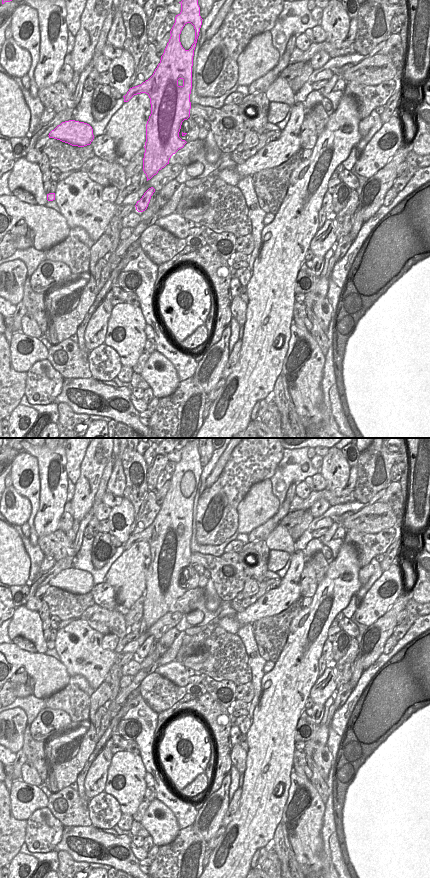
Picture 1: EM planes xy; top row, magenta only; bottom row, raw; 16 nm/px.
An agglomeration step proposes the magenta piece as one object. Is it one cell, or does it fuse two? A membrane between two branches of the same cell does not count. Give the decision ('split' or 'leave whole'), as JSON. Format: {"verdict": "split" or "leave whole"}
{"verdict": "leave whole"}

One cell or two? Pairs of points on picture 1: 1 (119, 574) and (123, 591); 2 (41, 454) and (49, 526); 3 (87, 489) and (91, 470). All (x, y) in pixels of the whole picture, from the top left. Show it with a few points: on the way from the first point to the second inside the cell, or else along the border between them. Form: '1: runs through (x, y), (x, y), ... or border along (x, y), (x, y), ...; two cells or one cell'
1: runs through (123, 578), (123, 587); one cell
2: runs through (46, 472), (47, 485), (51, 491), (51, 508); one cell
3: runs through (87, 484), (90, 475); one cell

